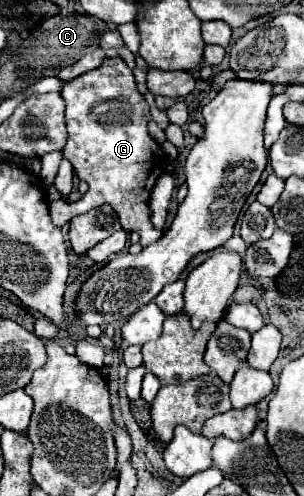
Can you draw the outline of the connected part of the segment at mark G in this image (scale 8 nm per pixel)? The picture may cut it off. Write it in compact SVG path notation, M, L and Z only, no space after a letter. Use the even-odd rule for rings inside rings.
M106 58L98 70L64 82L62 98L66 100L68 128L68 142L62 154L74 166L76 176L86 180L90 188L78 202L69 203L63 198L51 202L52 222L64 226L82 212L100 204L112 204L120 216L122 228L140 232L142 246L158 242L162 232L156 230L148 218L148 200L154 182L162 176L162 168L166 170L168 156L146 130L148 104L136 90L132 70L122 58Z

